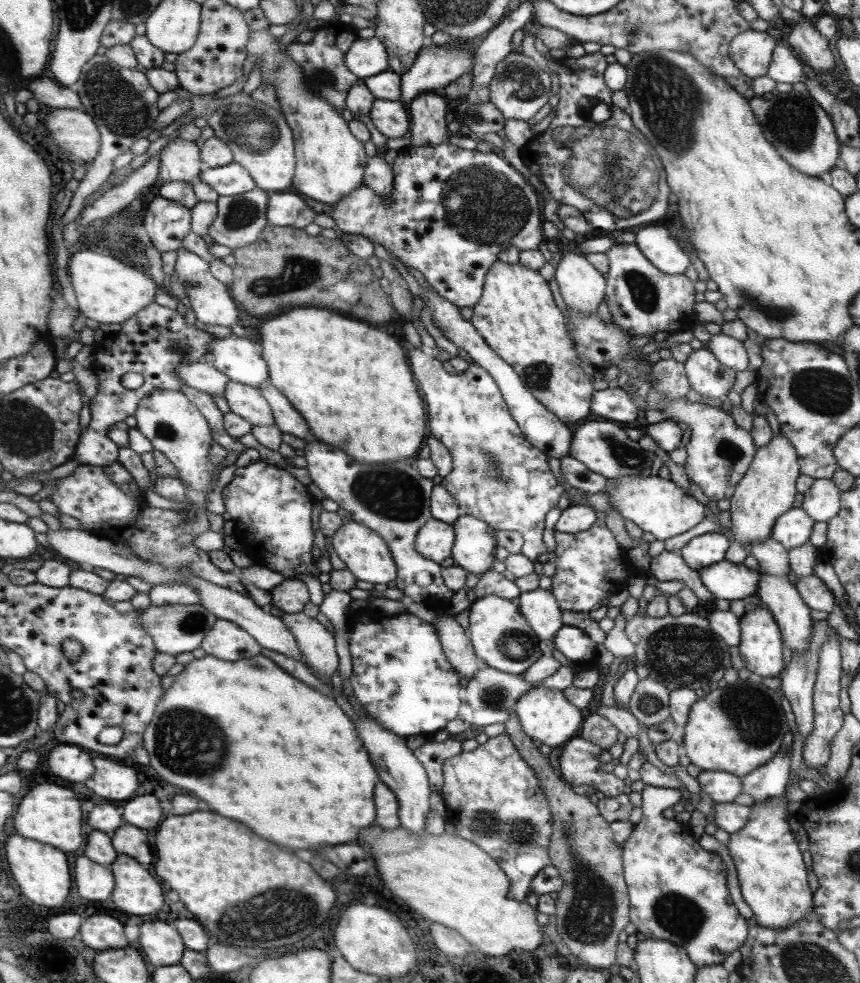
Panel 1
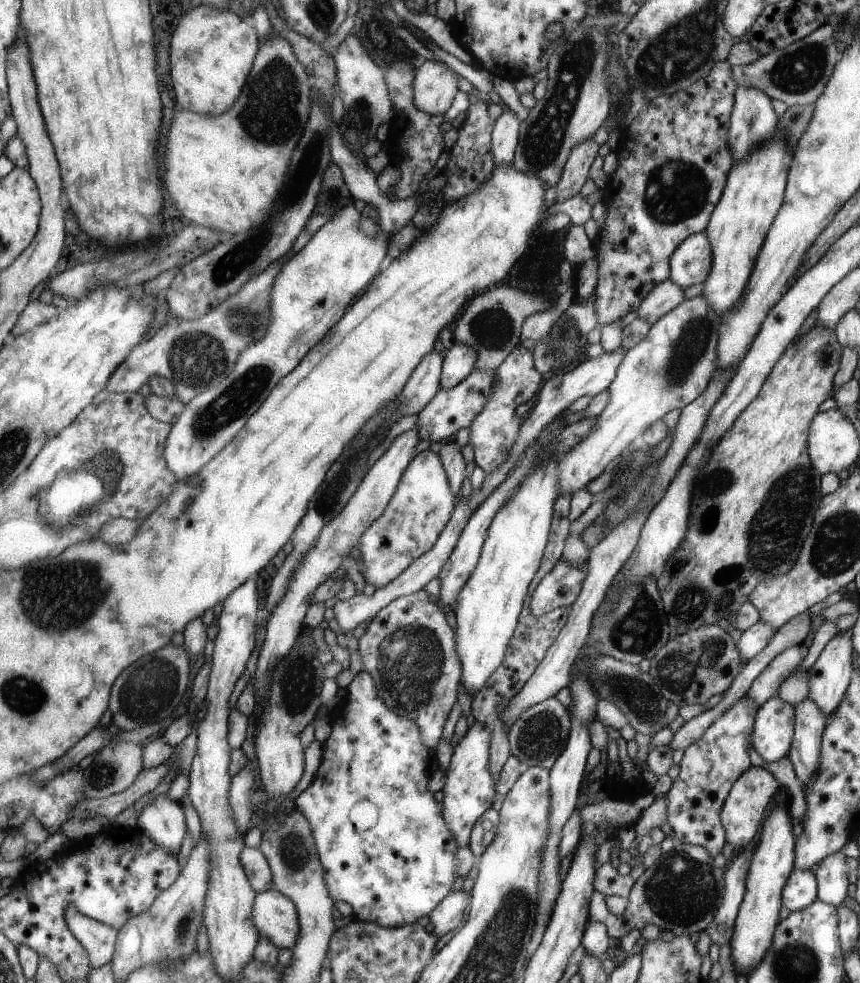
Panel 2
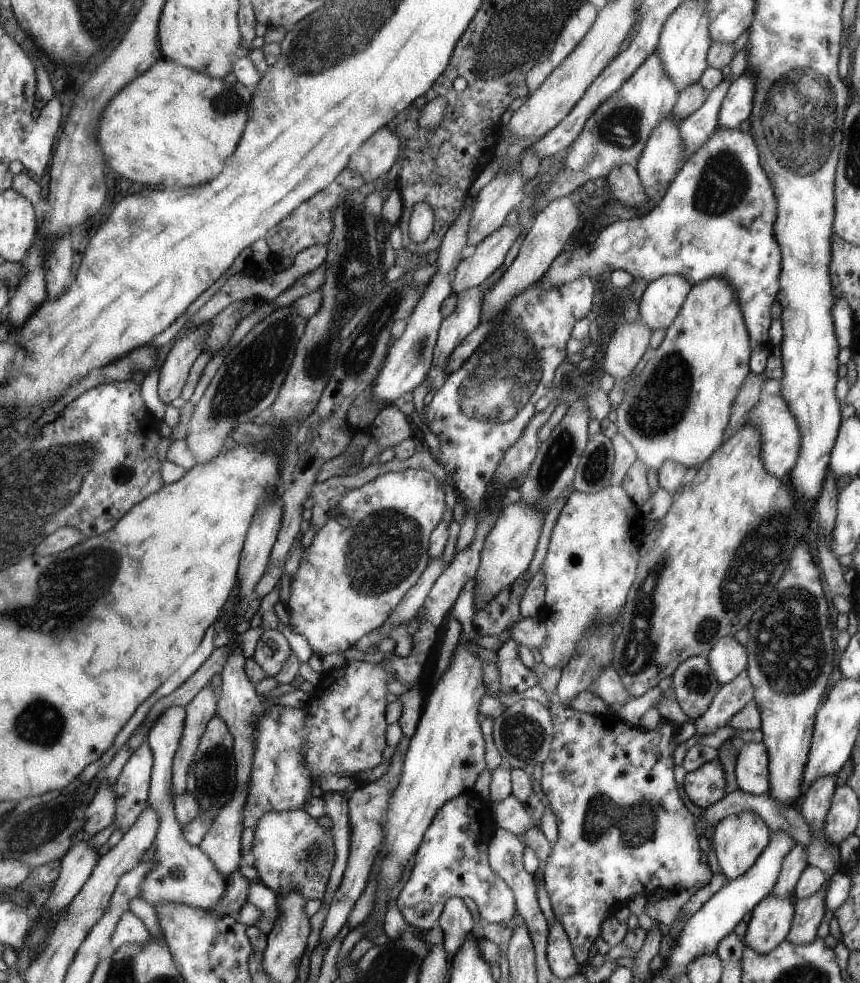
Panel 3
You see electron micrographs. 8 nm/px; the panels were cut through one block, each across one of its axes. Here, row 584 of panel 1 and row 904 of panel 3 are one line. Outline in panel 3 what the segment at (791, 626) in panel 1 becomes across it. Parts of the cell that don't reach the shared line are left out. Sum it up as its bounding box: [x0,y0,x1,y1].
[742,893,795,954]

